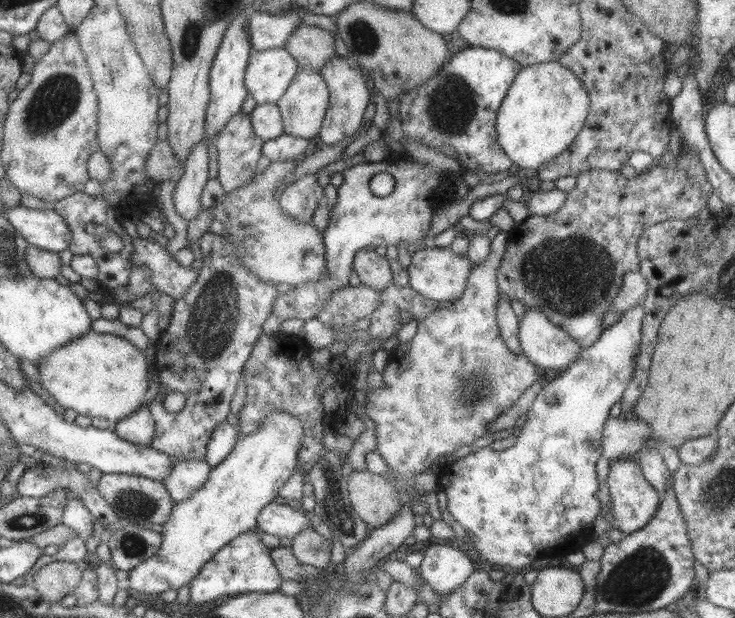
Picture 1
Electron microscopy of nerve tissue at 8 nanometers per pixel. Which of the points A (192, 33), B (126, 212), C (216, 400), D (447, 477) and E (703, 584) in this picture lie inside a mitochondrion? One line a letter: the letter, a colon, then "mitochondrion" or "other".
A: mitochondrion
B: other
C: other
D: other
E: other

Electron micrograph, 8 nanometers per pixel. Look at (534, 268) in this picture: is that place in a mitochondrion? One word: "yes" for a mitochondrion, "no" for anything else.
yes

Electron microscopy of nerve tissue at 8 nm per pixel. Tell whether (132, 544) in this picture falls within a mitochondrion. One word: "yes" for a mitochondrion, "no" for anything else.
yes

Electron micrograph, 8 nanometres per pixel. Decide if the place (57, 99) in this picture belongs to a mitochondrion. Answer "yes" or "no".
yes

